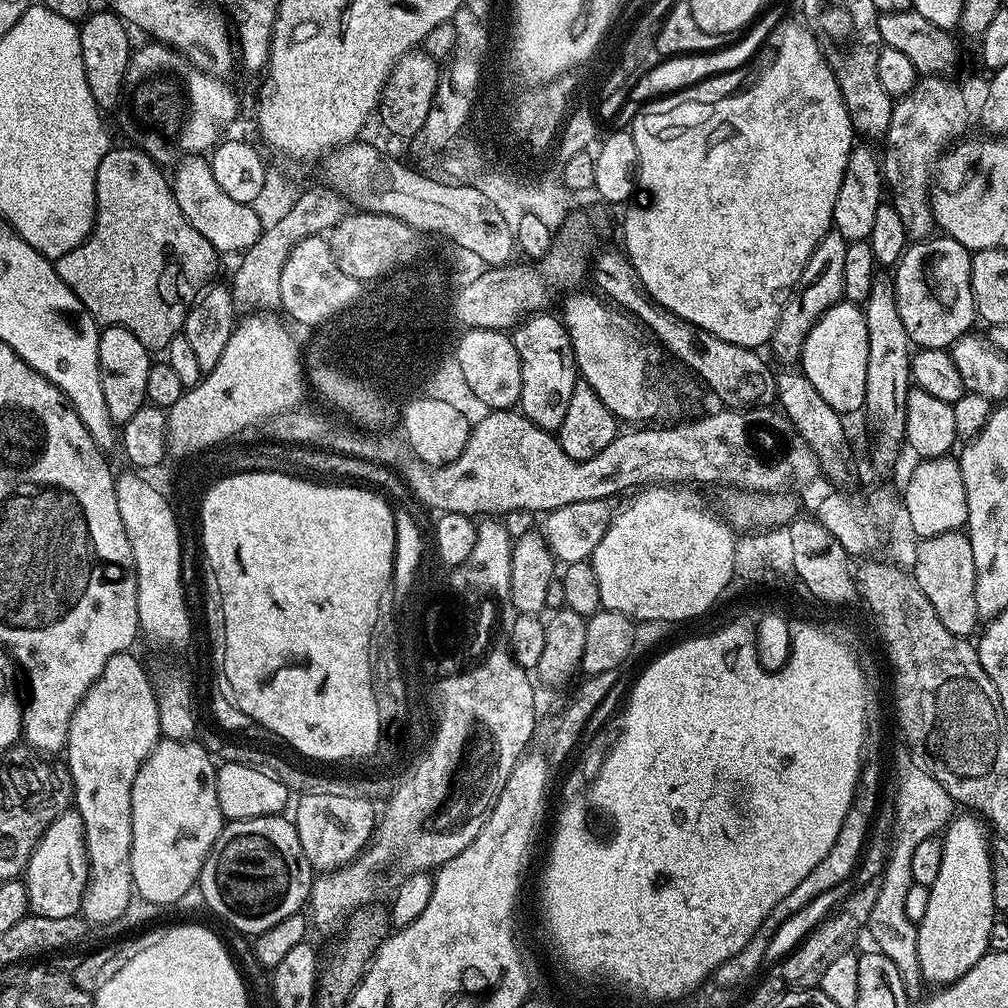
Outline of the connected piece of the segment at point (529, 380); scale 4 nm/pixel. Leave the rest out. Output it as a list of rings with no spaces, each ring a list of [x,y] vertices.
[[[537,314],[528,317],[522,324],[517,324],[511,333],[514,350],[518,350],[518,358],[522,366],[522,390],[520,391],[519,411],[534,426],[555,433],[562,426],[562,418],[566,418],[566,410],[570,406],[570,394],[574,394],[574,386],[578,379],[576,355],[570,342],[570,334],[559,315]]]

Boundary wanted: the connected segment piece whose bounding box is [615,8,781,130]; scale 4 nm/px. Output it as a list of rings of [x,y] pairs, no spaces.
[[[768,8],[767,11],[765,11],[763,15],[761,15],[759,19],[757,19],[755,23],[753,23],[751,27],[749,27],[747,31],[739,37],[741,40],[738,41],[737,44],[730,45],[729,48],[723,48],[723,46],[720,46],[711,52],[701,52],[699,54],[689,54],[687,56],[670,56],[664,58],[658,66],[654,66],[654,68],[650,69],[649,72],[643,73],[638,78],[638,82],[635,86],[627,89],[626,96],[628,96],[628,100],[622,101],[620,109],[616,112],[615,127],[620,130],[631,129],[632,119],[635,118],[637,112],[639,112],[644,105],[650,104],[654,100],[659,100],[662,96],[670,96],[673,92],[681,92],[684,88],[692,88],[696,84],[701,84],[703,80],[708,79],[708,77],[718,75],[719,72],[732,72],[736,68],[744,67],[744,65],[756,55],[756,51],[763,46],[764,39],[766,39],[767,36],[776,28],[776,16],[781,16],[780,12],[773,12],[771,8]]]

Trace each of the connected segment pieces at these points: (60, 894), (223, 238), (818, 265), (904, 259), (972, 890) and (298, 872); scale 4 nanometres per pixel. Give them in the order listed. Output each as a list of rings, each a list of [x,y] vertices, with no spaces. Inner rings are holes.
[[[65,810],[49,824],[22,873],[28,892],[28,906],[33,916],[70,918],[81,911],[88,885],[88,851],[84,841],[84,823],[74,810]]]
[[[188,154],[181,160],[184,161],[177,166],[176,173],[171,173],[170,183],[178,202],[178,210],[186,214],[186,222],[190,222],[190,226],[194,226],[194,230],[198,230],[198,234],[202,234],[202,238],[206,238],[206,242],[210,242],[217,253],[242,254],[250,246],[254,246],[262,229],[252,205],[234,202],[234,198],[230,198],[230,194],[226,194],[226,190],[218,186],[212,165],[203,155]]]
[[[835,230],[826,233],[814,254],[810,254],[810,262],[806,262],[795,288],[788,295],[770,341],[770,349],[772,348],[773,354],[784,363],[784,366],[792,366],[799,361],[806,342],[806,334],[810,334],[818,318],[822,318],[822,314],[830,310],[830,306],[841,303],[844,295],[842,269],[848,246],[849,241],[844,240],[842,234]]]
[[[936,234],[929,239],[909,243],[895,265],[894,279],[898,314],[902,317],[902,326],[906,326],[909,341],[917,349],[948,350],[960,337],[973,331],[972,323],[977,323],[978,317],[972,293],[972,252],[953,236]]]
[[[964,814],[968,816],[957,815],[955,819],[948,824],[946,831],[943,833],[944,849],[942,850],[942,866],[938,869],[938,878],[928,889],[930,894],[930,902],[926,902],[926,914],[922,914],[922,918],[918,921],[917,930],[917,950],[918,963],[921,967],[921,974],[929,985],[947,986],[953,984],[958,978],[962,978],[962,974],[966,974],[966,970],[970,970],[970,966],[974,966],[974,962],[978,962],[978,958],[982,958],[990,951],[988,947],[988,939],[990,938],[990,926],[998,918],[998,909],[994,902],[994,894],[992,893],[992,858],[990,855],[989,837],[984,837],[985,825],[972,817],[972,814]]]
[[[281,814],[227,821],[200,871],[198,892],[204,895],[209,910],[221,916],[230,927],[249,932],[252,938],[270,930],[270,926],[282,922],[282,918],[290,918],[290,914],[301,911],[312,894],[314,869],[306,858],[306,850],[302,850],[302,842],[298,842],[295,823],[286,817]]]

